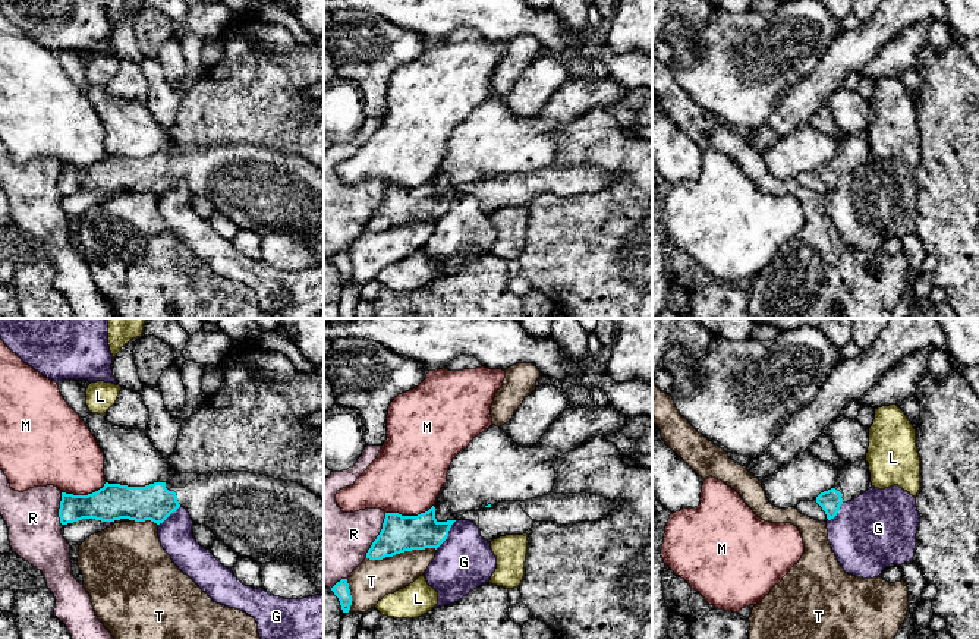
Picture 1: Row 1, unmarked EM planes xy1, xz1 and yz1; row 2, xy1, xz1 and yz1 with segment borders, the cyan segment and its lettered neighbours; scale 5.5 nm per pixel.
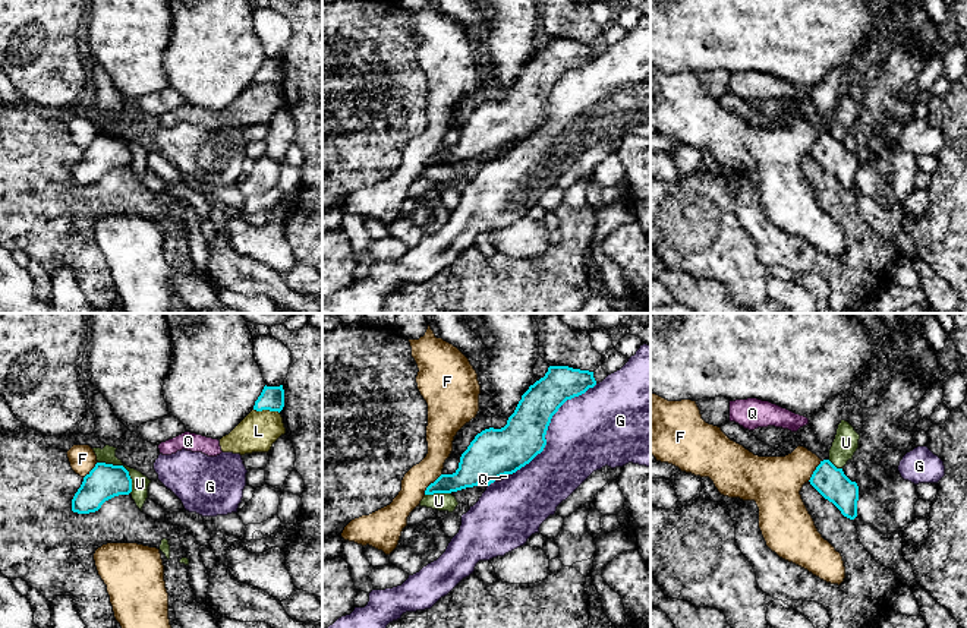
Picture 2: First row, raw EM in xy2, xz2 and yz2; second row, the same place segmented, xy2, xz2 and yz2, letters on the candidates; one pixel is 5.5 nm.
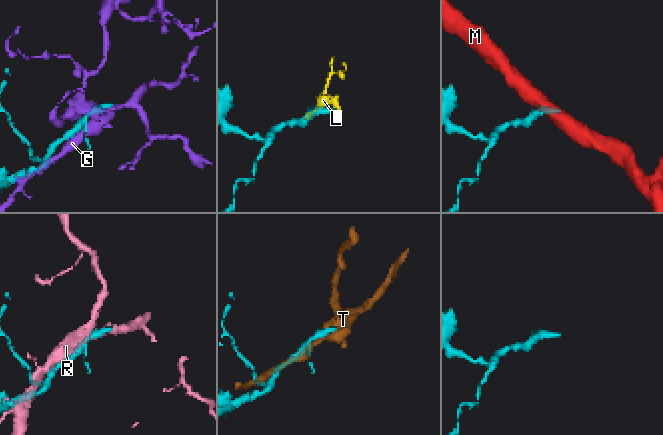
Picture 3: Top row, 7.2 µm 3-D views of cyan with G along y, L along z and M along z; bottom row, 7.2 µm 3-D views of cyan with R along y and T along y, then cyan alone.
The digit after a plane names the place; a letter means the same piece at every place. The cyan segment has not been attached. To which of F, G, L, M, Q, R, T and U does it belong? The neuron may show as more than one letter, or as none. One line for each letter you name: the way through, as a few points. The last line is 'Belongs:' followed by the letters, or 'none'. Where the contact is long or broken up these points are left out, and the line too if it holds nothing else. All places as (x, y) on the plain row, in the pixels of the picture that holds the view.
Belongs: none

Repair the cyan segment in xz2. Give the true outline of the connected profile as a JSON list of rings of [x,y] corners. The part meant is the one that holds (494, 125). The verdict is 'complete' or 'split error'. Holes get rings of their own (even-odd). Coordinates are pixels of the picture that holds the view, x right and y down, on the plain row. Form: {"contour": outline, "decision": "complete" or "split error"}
{"contour": [[[549,38],[544,50],[522,67],[501,101],[485,101],[462,126],[453,146],[441,146],[425,167],[451,165],[478,157],[491,157],[529,136],[547,117],[547,102],[558,81],[593,60],[593,44]]], "decision": "complete"}

